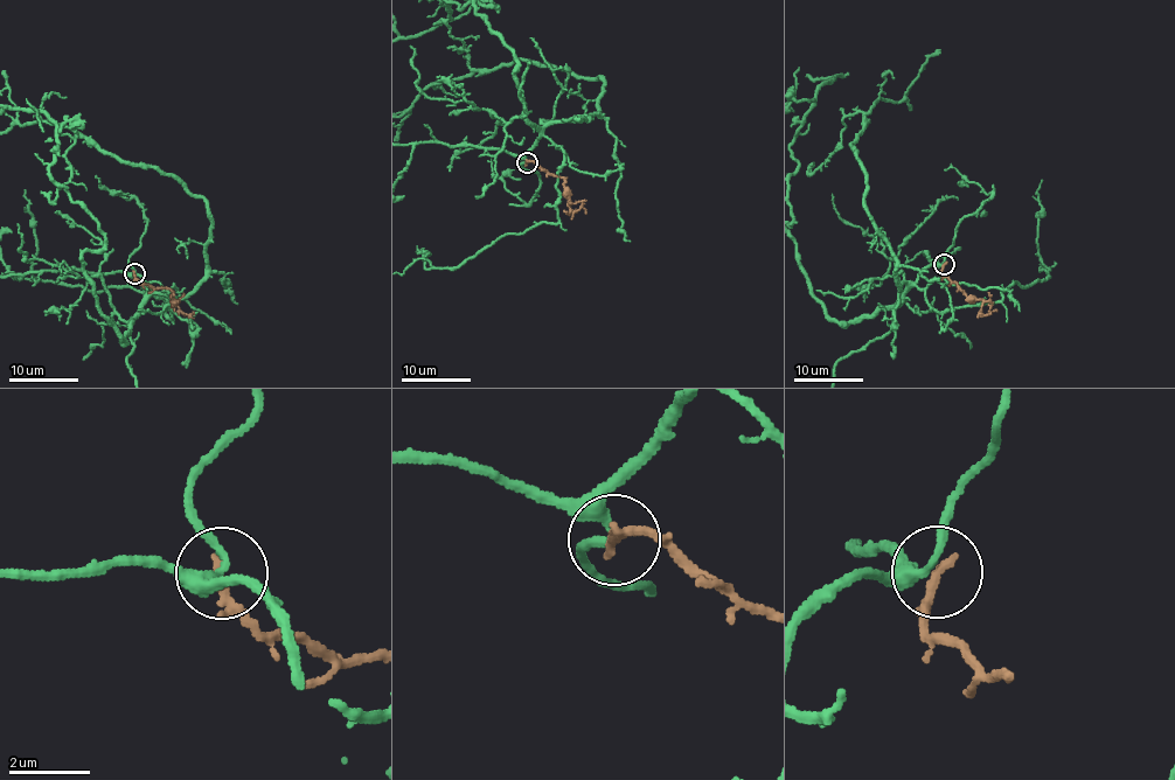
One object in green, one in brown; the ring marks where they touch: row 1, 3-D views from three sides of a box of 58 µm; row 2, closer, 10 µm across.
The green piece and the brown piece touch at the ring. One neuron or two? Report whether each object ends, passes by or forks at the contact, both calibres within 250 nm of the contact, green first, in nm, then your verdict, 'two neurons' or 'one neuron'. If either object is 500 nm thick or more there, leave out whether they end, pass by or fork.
green passes by | brown ends | 280/280 nm | two neurons

